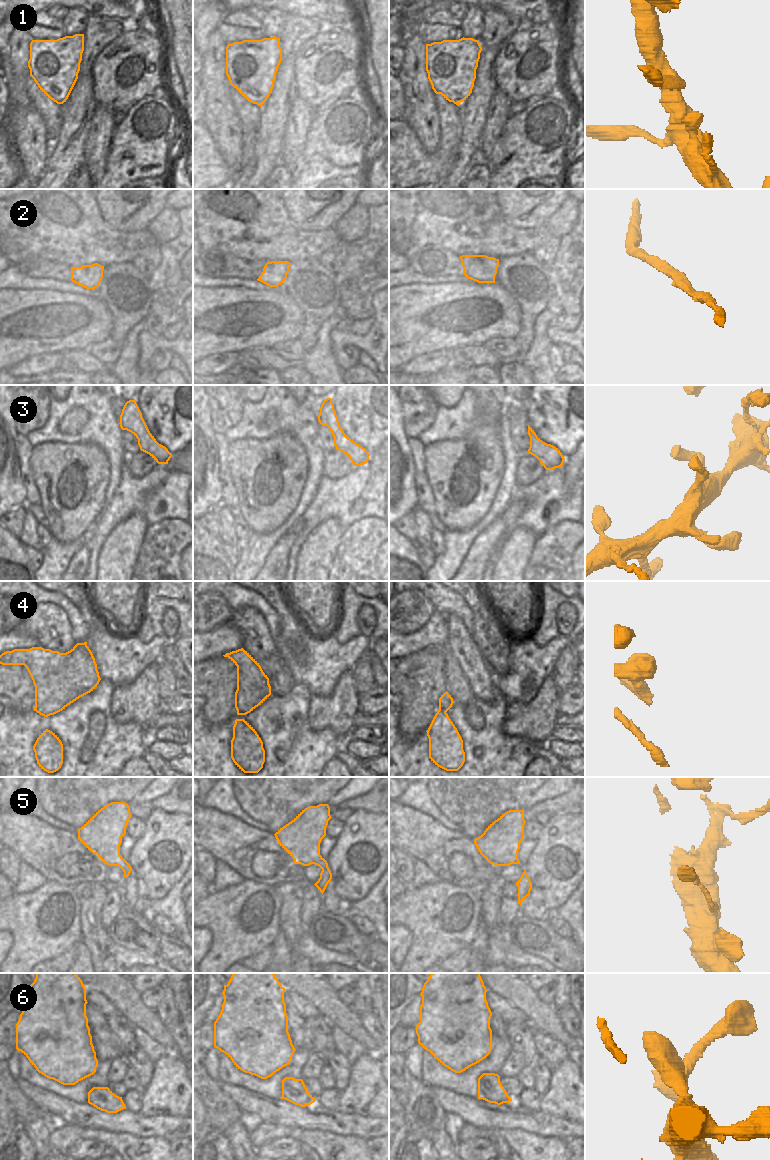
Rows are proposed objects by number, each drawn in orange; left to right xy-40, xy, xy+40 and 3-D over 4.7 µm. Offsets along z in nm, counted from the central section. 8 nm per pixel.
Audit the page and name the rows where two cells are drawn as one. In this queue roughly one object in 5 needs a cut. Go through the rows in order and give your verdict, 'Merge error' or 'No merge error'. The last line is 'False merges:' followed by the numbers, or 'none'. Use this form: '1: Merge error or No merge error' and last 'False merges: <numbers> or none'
1: No merge error
2: No merge error
3: No merge error
4: No merge error
5: No merge error
6: No merge error
False merges: none

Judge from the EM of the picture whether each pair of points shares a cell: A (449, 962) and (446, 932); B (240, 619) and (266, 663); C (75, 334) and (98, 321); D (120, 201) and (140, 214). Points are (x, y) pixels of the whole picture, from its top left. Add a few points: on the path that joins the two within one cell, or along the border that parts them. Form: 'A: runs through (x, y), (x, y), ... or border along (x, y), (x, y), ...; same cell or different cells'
A: border along (469, 947), (463, 947), (438, 962); different cells
B: runs through (251, 630), (256, 635), (265, 652); same cell
C: runs through (81, 328), (88, 326), (92, 322); same cell
D: runs through (120, 211), (120, 221), (122, 223), (130, 218); same cell

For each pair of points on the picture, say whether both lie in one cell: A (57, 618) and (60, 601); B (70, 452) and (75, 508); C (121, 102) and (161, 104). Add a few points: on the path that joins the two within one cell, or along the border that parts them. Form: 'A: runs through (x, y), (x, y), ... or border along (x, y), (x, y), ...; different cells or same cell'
A: border along (40, 602), (57, 605), (66, 614), (70, 627); different cells
B: runs through (70, 466), (72, 494); same cell
C: border along (157, 93), (145, 95), (125, 113); different cells

